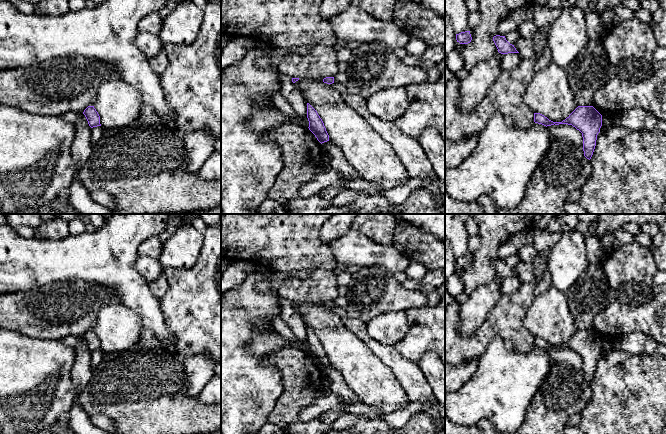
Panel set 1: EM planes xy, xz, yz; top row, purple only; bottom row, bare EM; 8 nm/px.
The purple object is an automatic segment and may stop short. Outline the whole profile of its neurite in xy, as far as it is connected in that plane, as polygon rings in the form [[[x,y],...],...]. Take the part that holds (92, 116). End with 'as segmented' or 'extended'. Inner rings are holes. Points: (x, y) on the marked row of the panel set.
[[[88,106],[83,114],[85,115],[88,124],[91,128],[101,126],[100,124],[100,116],[94,106]]]; as segmented

